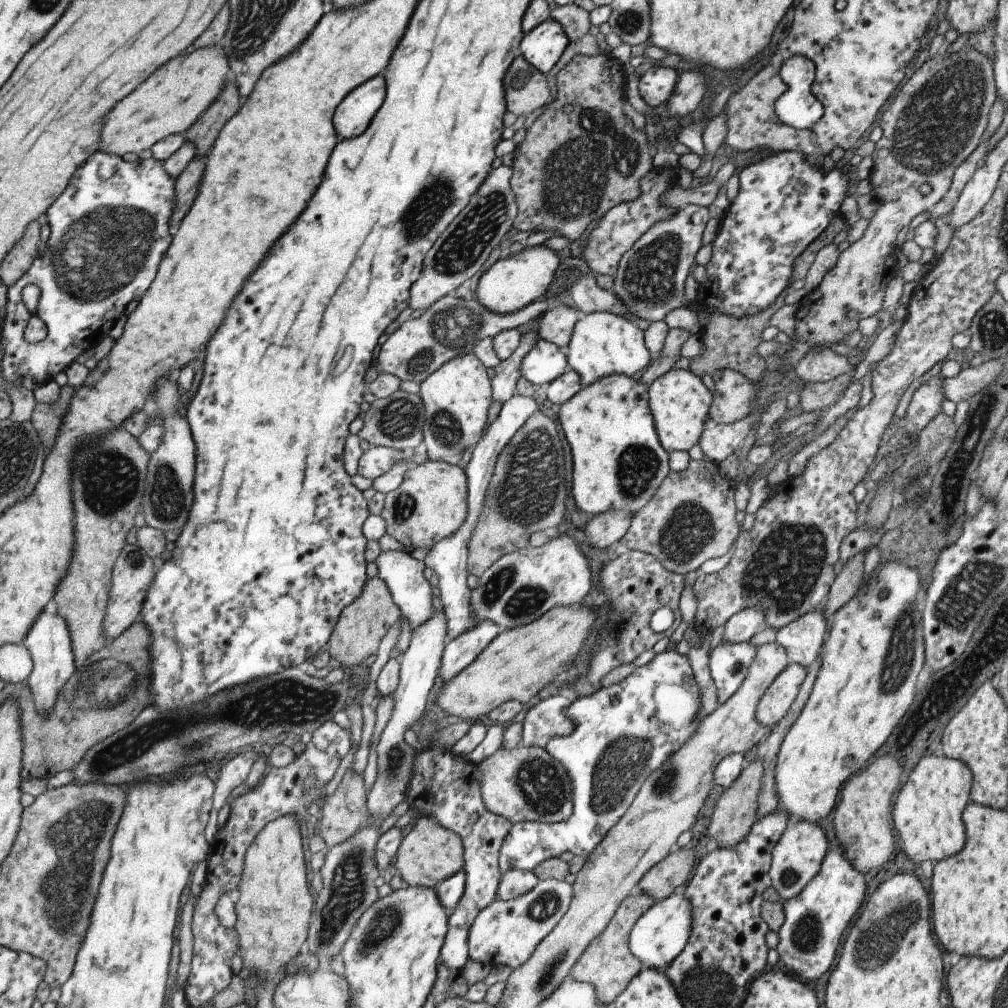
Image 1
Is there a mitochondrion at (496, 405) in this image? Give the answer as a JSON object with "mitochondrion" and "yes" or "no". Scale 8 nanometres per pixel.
{"mitochondrion":"no"}

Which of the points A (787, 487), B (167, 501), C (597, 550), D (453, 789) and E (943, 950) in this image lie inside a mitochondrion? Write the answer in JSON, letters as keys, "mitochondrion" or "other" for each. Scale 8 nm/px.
{"A":"other","B":"mitochondrion","C":"other","D":"other","E":"other"}

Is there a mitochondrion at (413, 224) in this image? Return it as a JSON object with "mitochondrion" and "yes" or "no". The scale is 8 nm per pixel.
{"mitochondrion":"yes"}

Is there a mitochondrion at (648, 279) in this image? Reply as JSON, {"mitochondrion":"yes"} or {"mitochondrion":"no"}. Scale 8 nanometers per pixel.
{"mitochondrion":"yes"}

